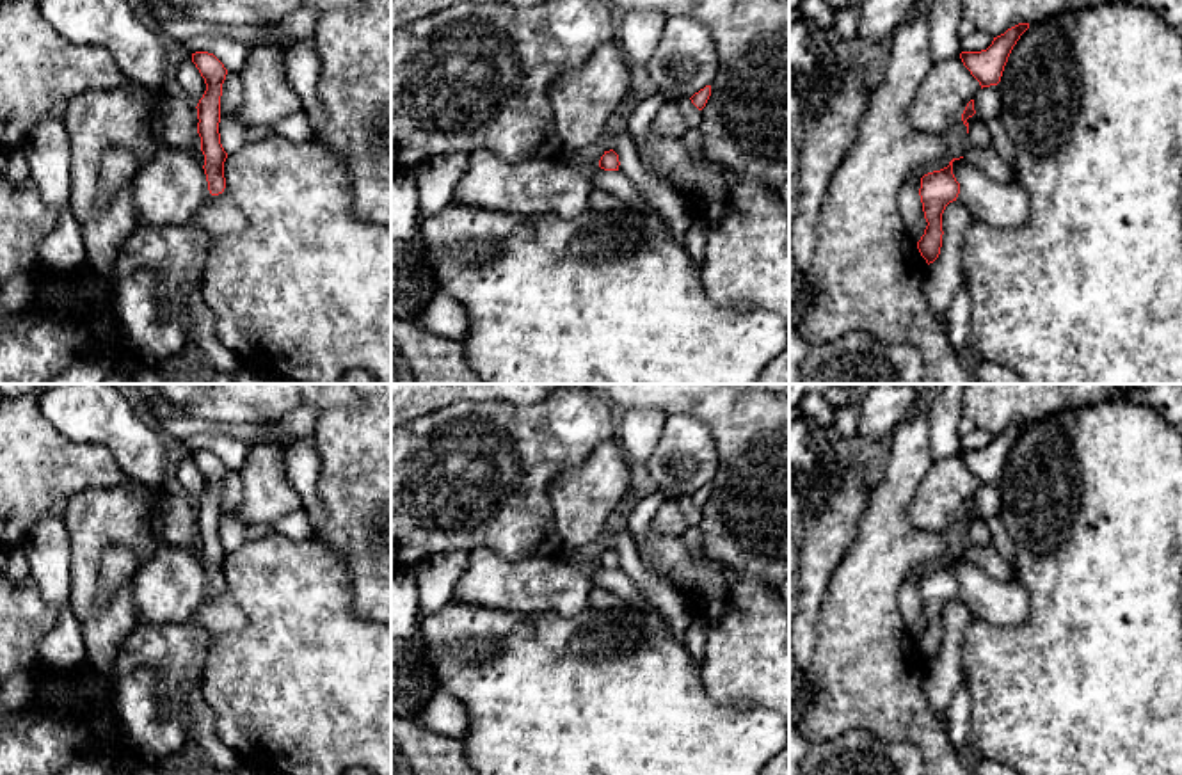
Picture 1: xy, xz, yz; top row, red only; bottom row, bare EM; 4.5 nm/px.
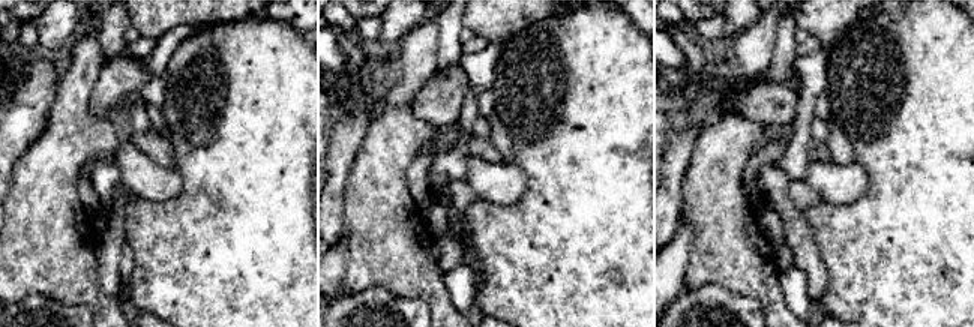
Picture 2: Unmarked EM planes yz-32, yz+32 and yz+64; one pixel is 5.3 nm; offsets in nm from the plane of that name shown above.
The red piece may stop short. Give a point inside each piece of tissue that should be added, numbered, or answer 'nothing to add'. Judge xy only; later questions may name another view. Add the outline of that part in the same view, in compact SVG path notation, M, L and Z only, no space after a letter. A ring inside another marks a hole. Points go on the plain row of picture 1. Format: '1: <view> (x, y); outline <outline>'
nothing to add

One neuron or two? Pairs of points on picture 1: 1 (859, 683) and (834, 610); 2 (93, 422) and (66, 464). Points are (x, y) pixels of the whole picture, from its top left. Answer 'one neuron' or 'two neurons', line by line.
1: one neuron
2: two neurons

